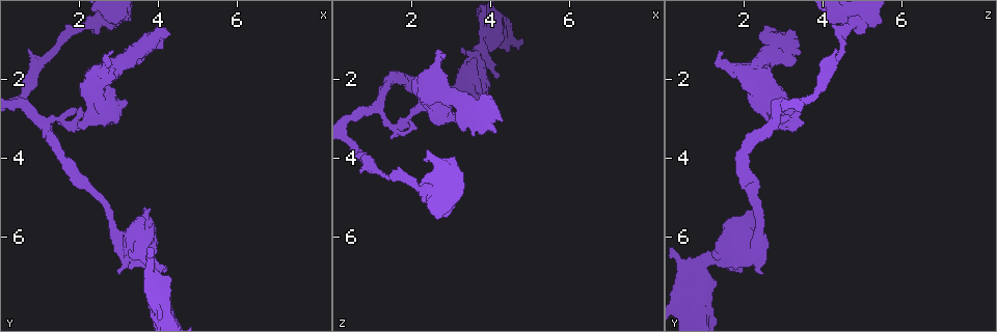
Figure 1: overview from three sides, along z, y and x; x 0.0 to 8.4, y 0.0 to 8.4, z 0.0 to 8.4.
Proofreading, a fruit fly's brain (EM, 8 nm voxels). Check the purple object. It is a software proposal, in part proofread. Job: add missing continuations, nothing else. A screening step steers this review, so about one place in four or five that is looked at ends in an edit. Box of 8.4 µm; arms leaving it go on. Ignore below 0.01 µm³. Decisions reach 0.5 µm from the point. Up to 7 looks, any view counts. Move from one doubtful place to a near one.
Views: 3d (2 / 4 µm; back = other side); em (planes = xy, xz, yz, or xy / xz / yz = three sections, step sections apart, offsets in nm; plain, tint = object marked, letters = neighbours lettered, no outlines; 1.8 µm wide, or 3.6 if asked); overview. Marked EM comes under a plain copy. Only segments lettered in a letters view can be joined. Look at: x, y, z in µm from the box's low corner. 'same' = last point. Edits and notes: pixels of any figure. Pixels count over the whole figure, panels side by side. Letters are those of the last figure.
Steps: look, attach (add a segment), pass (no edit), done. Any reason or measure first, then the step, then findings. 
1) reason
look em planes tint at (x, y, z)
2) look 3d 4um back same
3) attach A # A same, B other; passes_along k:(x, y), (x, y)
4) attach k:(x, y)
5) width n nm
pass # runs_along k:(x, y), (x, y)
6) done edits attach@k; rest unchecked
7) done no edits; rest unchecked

free end
look em xz step 4 letters at (2.90, 1.25, 1.35)

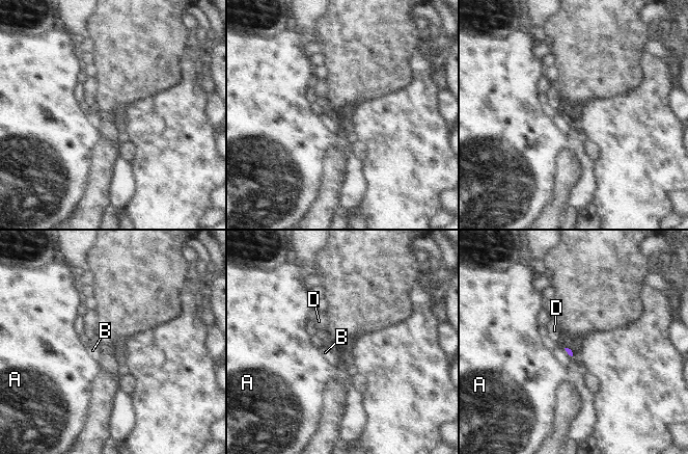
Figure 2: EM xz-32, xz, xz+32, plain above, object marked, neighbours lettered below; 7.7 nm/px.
look em planes letters same

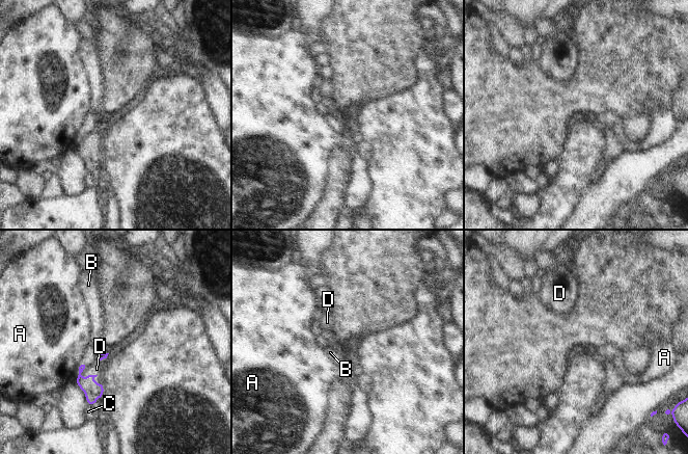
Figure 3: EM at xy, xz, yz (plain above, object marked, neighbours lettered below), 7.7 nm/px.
longest_contact D 150 nm
attach 3:(97, 369) # A other, B other, C other, D same; passes_along 3:(92, 391), (88, 375), (97, 369); the neuron continues

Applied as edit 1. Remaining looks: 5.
redraw
look overview

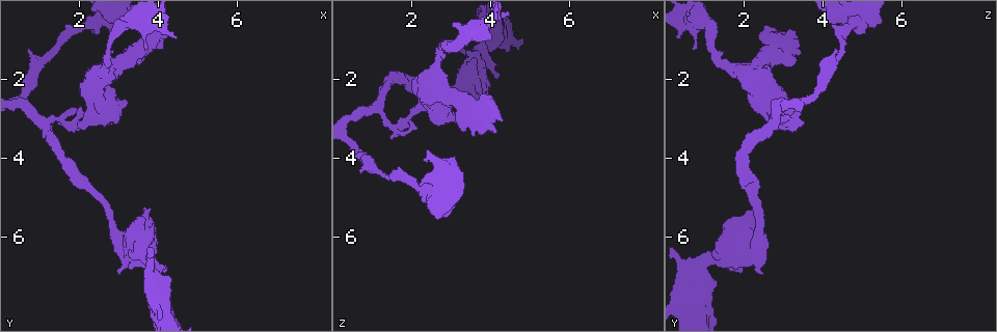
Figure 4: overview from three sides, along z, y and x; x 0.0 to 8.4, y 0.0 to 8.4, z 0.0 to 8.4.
look em planes tint at (1.05, 1.65, 4.25)

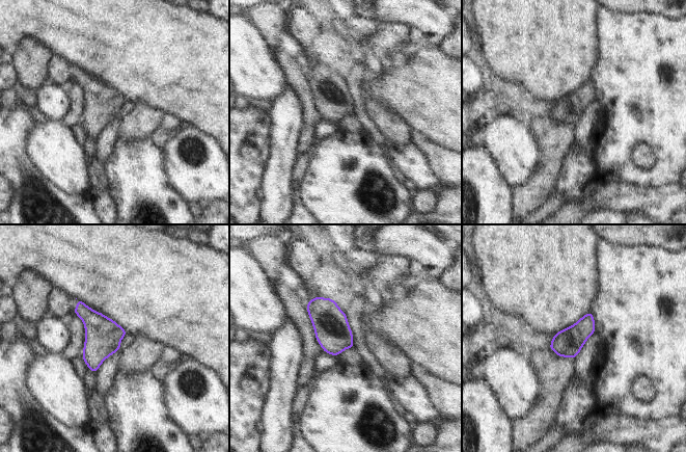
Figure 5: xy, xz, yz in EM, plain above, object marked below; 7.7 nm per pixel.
look em planes letters same

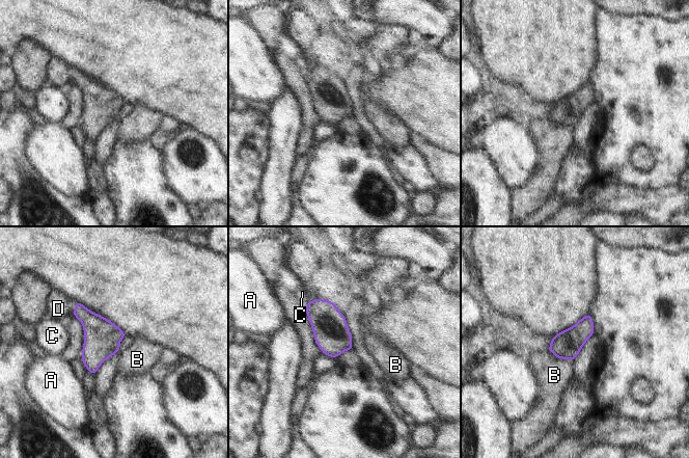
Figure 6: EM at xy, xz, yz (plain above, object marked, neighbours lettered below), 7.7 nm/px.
longest_contact B 200 nm
pass # A other, B other, C other, D other; border 6:(548, 350), (556, 357), (572, 360); none of them fits

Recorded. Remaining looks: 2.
done edits attach@3; rest unchecked

